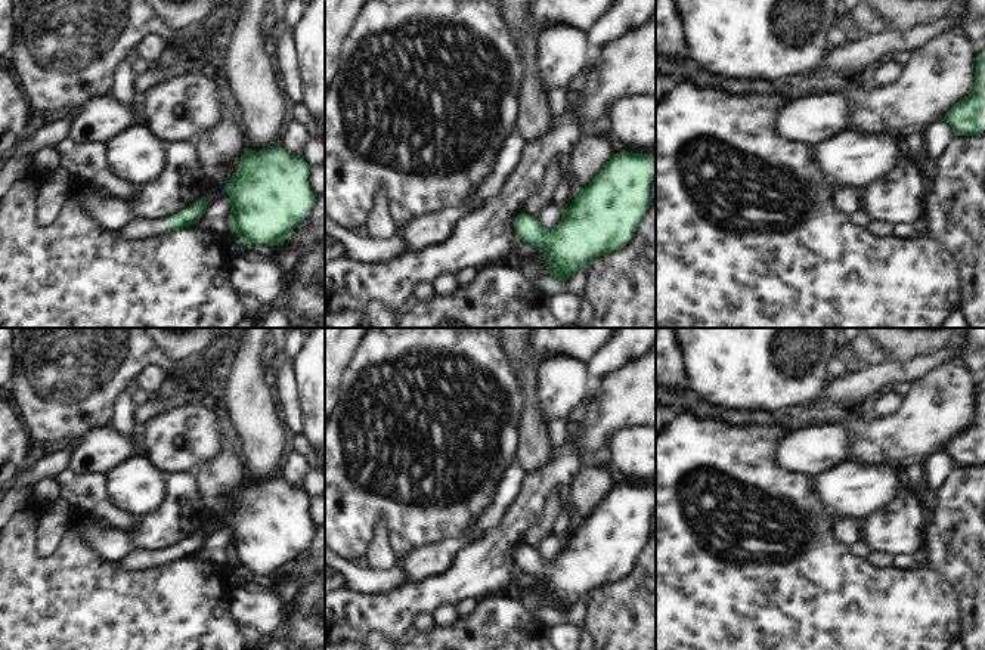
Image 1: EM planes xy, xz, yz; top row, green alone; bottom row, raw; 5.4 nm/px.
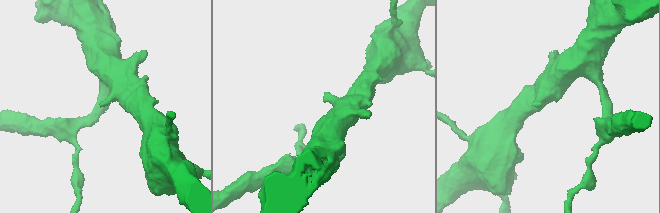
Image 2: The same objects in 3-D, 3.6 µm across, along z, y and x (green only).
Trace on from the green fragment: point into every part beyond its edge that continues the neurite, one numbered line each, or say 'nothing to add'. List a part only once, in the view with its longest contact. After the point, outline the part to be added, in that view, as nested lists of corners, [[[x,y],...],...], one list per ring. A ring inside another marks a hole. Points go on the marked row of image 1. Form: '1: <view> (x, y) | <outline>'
1: xy (138, 229) | [[[133,219],[121,230],[117,232],[117,236],[123,241],[136,242],[143,239],[154,239],[165,233],[168,233],[165,219],[159,219],[157,222]]]

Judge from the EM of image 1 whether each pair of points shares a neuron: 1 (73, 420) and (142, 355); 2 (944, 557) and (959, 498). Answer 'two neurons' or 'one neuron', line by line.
1: one neuron
2: one neuron

